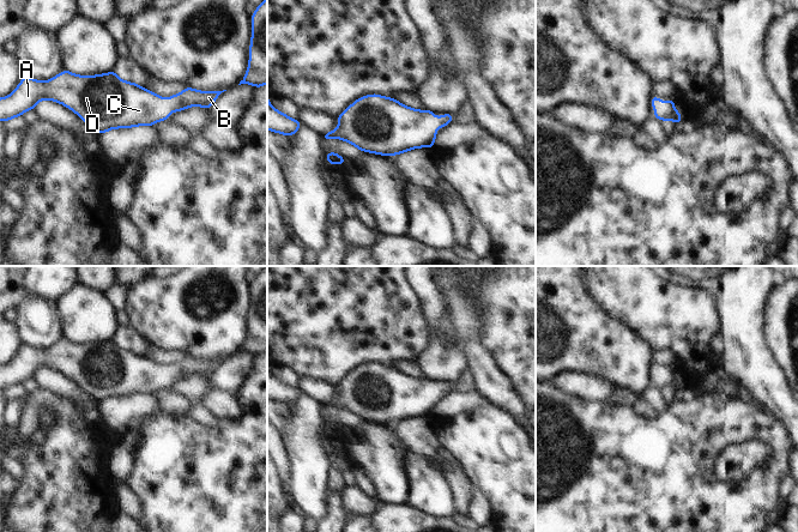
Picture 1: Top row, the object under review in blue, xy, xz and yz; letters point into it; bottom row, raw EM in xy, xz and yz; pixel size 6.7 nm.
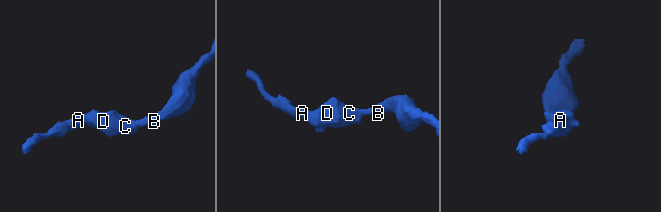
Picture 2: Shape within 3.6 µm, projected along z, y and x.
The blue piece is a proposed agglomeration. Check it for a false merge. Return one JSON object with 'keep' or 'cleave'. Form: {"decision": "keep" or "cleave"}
{"decision": "keep"}

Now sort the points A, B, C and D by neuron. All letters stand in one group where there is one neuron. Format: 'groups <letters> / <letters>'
groups A B C D

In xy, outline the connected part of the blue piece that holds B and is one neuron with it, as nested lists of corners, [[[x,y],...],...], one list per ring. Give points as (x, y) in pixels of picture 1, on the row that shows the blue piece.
[[[64,71],[48,81],[24,75],[16,90],[0,98],[0,121],[8,121],[34,109],[41,99],[64,104],[98,134],[114,128],[152,126],[168,120],[171,111],[189,107],[210,108],[223,91],[202,92],[186,87],[168,99],[121,80],[113,71],[98,75],[75,75]]]

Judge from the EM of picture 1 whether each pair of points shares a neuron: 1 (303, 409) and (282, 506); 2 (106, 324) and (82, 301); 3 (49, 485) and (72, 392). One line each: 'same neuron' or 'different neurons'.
1: different neurons
2: same neuron
3: different neurons

